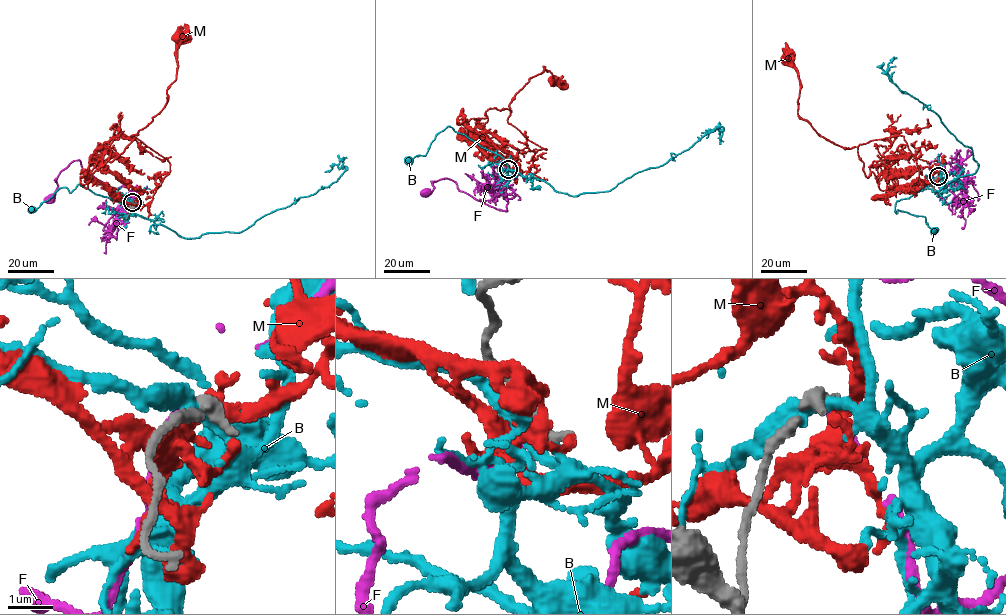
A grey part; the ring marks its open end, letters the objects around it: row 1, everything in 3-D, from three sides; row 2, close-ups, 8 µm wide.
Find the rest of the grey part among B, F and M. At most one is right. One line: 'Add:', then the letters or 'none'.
Add: M

